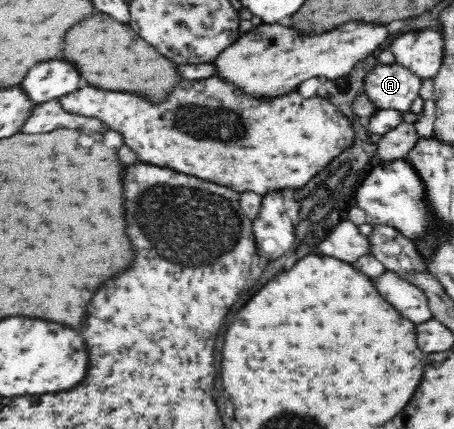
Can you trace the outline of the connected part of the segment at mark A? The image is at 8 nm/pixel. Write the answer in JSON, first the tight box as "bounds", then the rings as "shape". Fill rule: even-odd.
{"bounds":[364,64,423,112],"shape":[[[379,64],[365,77],[364,92],[377,110],[409,112],[420,96],[423,79],[400,64]]]}

